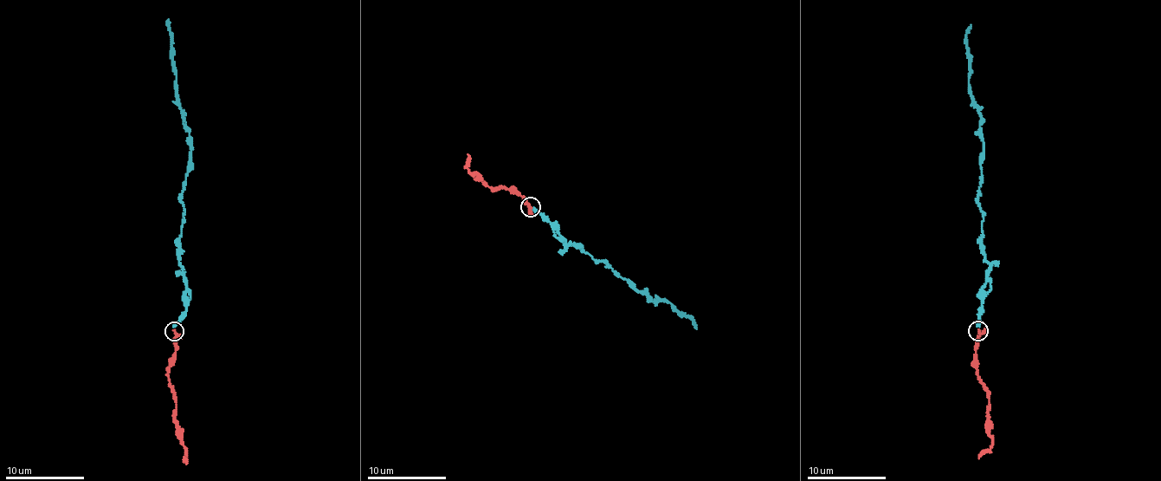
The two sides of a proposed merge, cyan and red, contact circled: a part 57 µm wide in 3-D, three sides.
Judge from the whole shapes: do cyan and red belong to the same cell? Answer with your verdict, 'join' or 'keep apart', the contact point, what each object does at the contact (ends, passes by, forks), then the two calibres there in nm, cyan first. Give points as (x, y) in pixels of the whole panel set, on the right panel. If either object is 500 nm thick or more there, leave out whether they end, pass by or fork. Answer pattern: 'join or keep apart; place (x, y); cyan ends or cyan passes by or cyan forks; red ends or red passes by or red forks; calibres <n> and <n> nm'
join; place (978, 331); cyan ends; red passes by; calibres 150 and 150 nm

